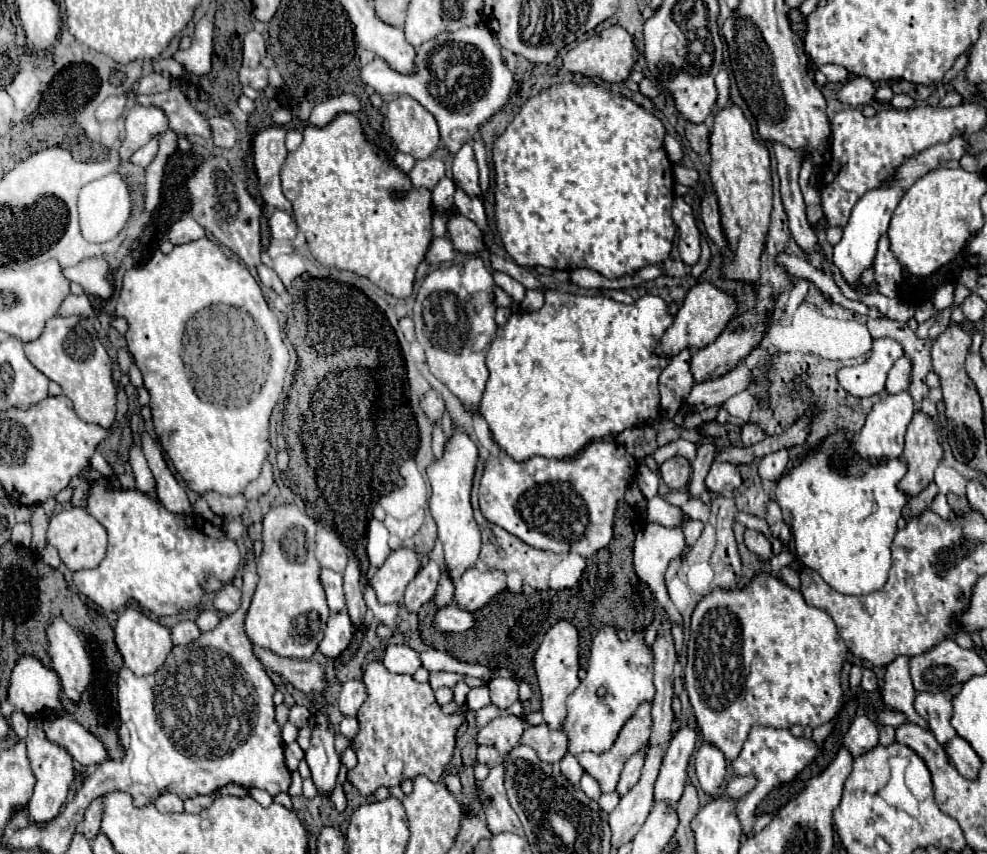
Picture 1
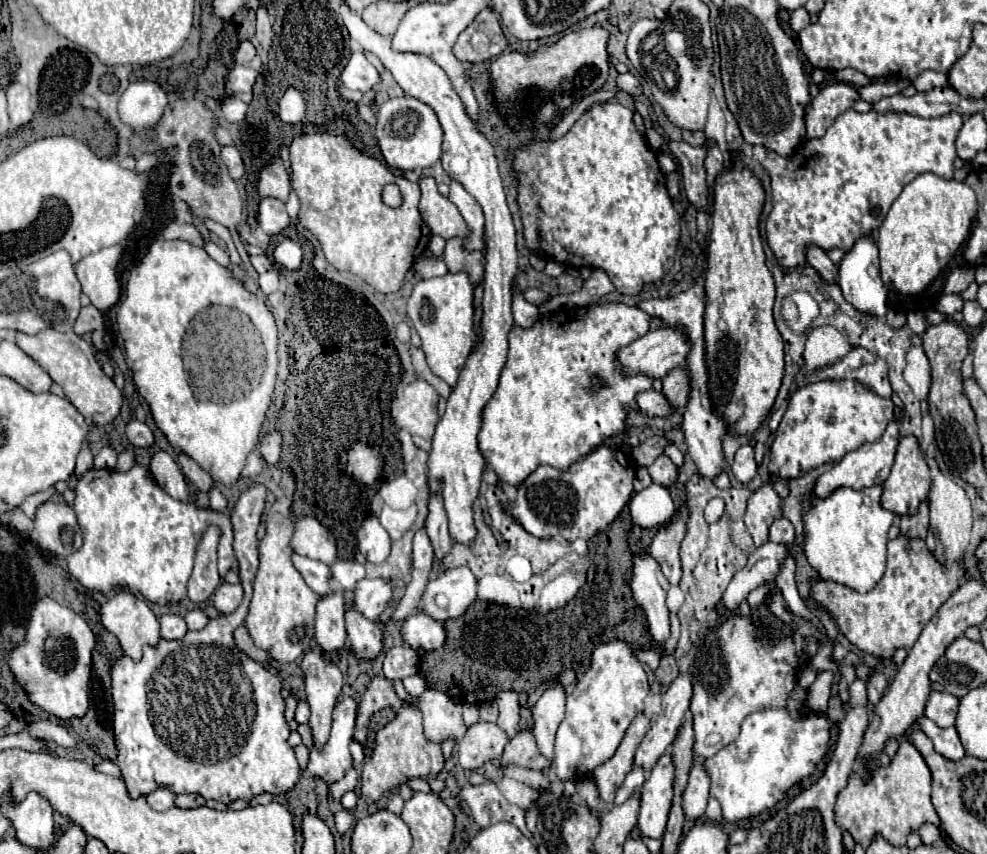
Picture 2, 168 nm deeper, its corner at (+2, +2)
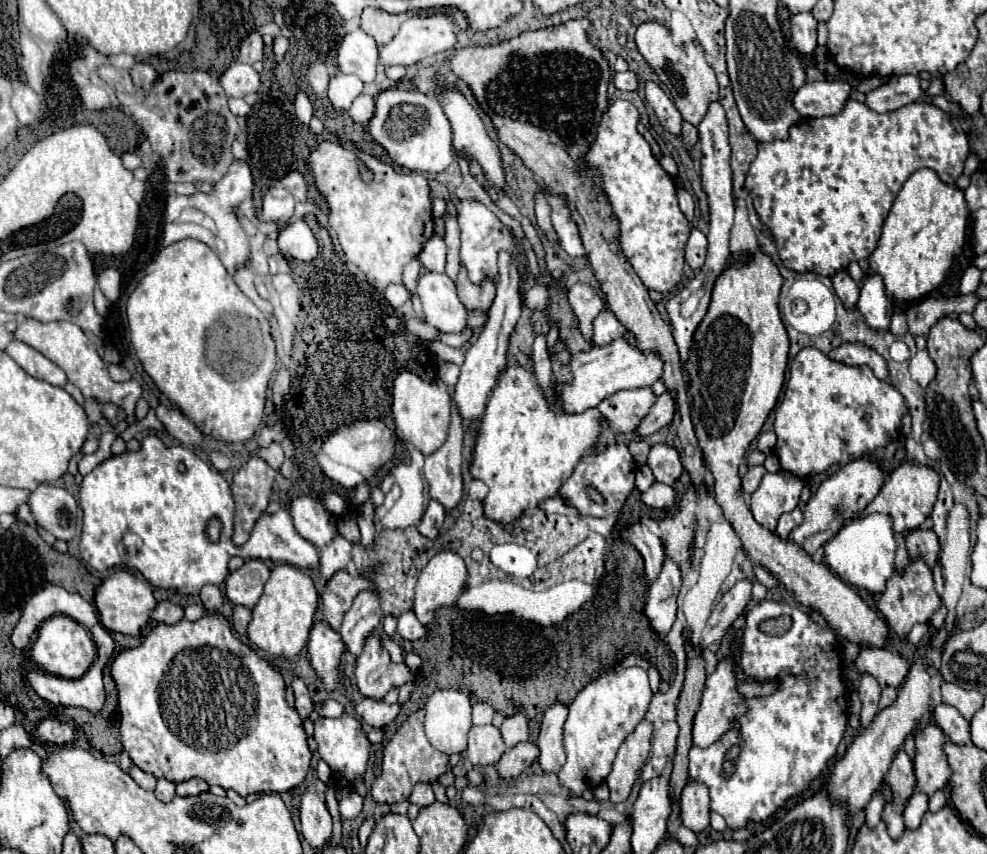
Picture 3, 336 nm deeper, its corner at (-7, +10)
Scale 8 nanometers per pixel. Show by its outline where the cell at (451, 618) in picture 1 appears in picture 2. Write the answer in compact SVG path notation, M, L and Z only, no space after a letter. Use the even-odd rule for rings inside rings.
M420 611L408 615L400 627L400 639L416 651L440 649L446 641L446 631L440 621L420 615Z

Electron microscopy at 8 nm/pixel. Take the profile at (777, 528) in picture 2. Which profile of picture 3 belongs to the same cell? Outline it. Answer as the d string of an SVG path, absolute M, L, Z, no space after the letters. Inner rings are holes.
M793 509L793 511L785 513L785 515L781 515L779 525L777 525L777 533L779 533L779 537L785 539L785 537L789 535L789 531L795 529L795 527L801 523L801 519L803 519L803 513L801 513L799 509Z

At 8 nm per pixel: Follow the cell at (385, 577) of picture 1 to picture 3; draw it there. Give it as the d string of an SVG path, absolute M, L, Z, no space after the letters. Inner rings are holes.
M375 589L361 591L355 597L353 607L345 613L345 619L339 631L347 651L351 651L353 655L359 655L363 649L365 637L379 627L381 619L383 619L383 613L381 613L379 593Z

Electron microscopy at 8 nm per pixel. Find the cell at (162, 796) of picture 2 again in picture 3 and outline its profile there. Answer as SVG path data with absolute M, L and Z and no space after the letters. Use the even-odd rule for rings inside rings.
M159 779L157 787L155 787L155 797L159 801L165 801L165 803L171 801L175 797L175 785L171 781L167 781L167 779Z

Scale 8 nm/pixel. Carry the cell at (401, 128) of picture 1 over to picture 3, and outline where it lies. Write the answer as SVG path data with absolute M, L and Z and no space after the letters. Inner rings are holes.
M387 89L379 93L375 103L375 115L369 121L369 133L381 147L387 149L389 157L399 167L435 175L453 161L451 125L439 101L431 95L403 89Z

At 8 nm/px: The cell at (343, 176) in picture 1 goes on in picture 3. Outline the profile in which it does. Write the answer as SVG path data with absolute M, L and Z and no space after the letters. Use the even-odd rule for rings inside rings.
M323 141L311 151L309 165L315 187L329 205L329 225L335 229L347 259L355 263L377 289L401 283L405 265L419 255L429 239L429 235L423 235L425 227L433 227L431 195L425 175L397 173L393 165L383 163L375 155L355 155L331 141ZM357 159L365 163L369 175L359 171Z

